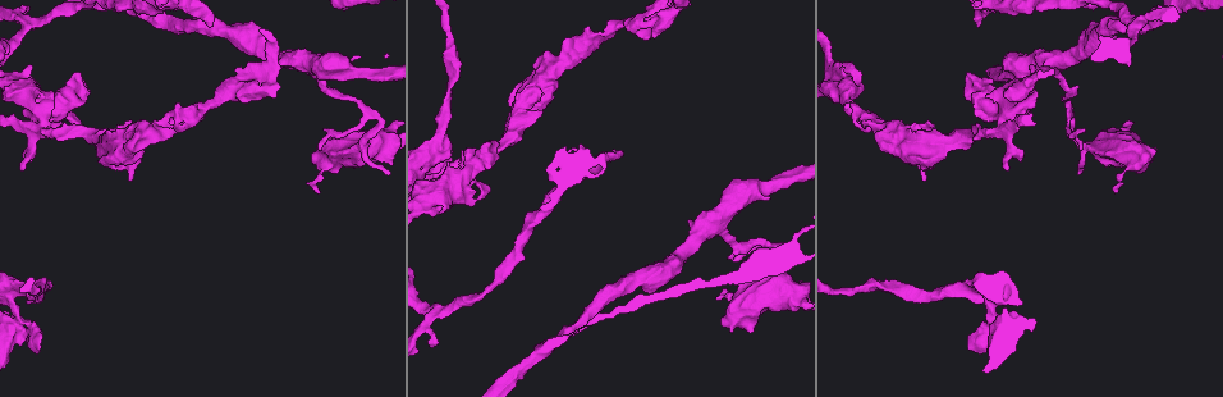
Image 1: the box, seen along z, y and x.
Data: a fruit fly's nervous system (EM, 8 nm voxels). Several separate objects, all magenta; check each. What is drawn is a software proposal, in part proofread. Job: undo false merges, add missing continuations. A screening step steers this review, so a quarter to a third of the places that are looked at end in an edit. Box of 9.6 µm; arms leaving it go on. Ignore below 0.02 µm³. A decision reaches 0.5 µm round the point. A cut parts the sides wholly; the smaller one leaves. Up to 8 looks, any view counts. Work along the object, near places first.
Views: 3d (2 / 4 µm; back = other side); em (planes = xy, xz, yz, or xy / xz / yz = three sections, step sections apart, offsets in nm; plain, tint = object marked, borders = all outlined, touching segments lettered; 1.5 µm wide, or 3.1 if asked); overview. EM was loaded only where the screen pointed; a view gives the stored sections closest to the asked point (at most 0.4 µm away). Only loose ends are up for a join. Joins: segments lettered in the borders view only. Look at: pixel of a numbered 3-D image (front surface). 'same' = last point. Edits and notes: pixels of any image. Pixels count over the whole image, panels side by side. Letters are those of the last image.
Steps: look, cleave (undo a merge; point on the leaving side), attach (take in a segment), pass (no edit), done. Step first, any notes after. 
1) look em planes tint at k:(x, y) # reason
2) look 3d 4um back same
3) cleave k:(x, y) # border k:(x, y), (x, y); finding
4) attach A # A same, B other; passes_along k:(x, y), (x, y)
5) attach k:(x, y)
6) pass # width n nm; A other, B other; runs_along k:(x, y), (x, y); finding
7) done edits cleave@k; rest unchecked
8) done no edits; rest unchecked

look em yz step 4 borders at 1:(640, 33) # free end

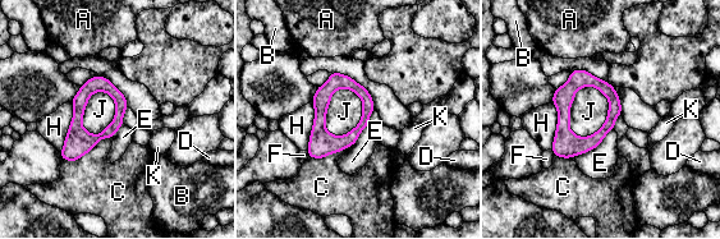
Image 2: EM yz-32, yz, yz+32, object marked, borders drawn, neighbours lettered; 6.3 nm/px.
pass # longest_contact C 360 nm; A other, B other, C other, D other, E other, F other, H other, J other, K other; none of them fits

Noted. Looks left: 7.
look 3d 4um at 1:(383, 120) # sharp bend

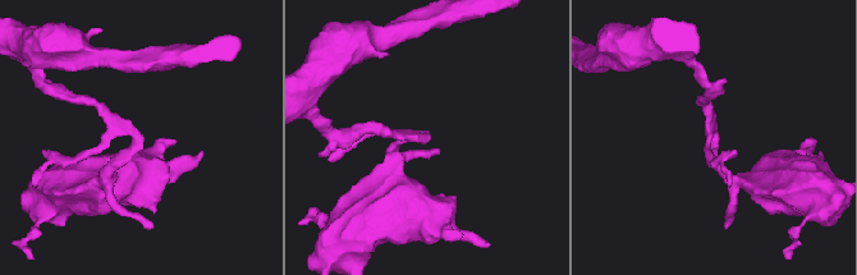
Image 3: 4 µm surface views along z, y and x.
look em planes borders at 3:(136, 140)

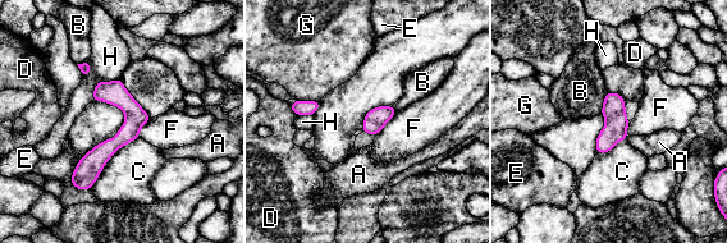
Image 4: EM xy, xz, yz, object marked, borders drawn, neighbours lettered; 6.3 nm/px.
pass # A other, B other, C other, D other, E other, F other, G other, H other; runs_along 4:(118, 83), (131, 127), (83, 180); one cell here

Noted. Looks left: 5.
look em planes borders at 1:(618, 152)

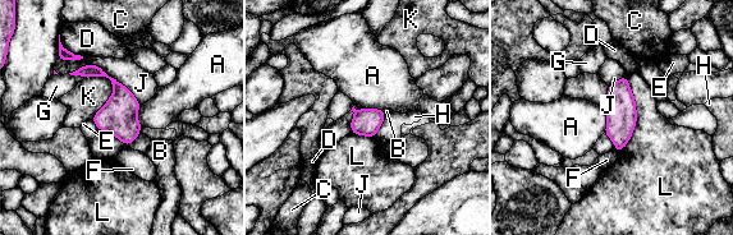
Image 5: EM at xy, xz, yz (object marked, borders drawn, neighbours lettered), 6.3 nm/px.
pass # A other, B other, C other, D other, E other, F other, G other, H other, J other, K other, L other; border 5:(600, 106), (606, 118), (605, 132); none of them fits

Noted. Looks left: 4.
done no edits; rest unchecked

